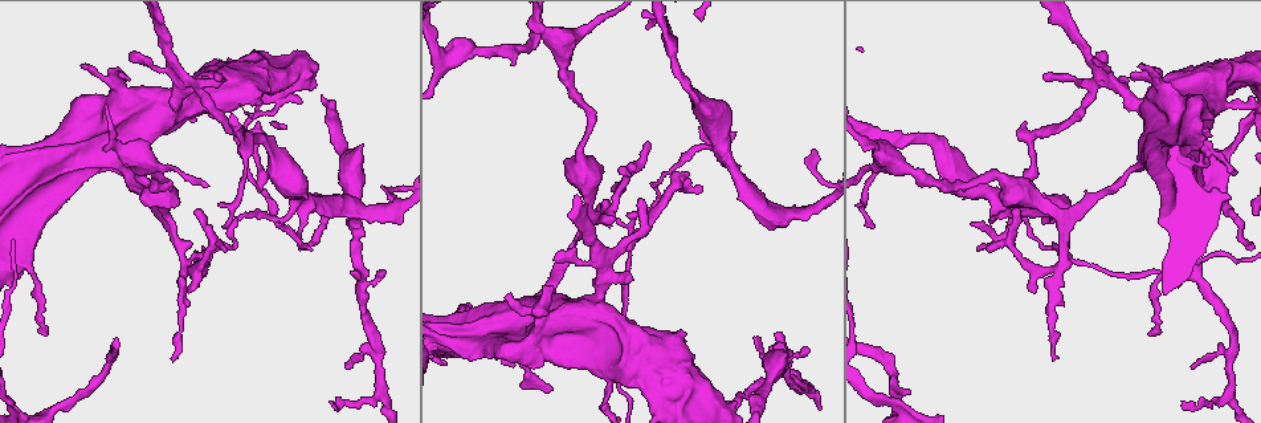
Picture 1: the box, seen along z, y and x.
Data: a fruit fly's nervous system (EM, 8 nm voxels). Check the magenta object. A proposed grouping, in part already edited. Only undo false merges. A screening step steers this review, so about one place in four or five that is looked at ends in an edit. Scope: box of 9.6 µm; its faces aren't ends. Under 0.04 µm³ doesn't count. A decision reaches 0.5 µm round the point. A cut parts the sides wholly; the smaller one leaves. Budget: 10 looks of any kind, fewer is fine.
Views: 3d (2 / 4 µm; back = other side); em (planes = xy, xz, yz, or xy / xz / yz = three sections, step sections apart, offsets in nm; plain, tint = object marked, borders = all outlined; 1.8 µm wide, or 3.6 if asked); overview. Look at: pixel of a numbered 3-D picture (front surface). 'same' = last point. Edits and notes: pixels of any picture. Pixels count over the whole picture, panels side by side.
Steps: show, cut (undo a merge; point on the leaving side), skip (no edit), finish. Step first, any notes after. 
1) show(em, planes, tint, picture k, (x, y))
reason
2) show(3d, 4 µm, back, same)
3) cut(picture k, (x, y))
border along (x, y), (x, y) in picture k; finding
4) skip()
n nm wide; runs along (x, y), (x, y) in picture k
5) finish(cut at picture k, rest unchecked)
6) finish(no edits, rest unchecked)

show(em, xz, step 16, tint, picture 1, (673, 189))
sharp bend

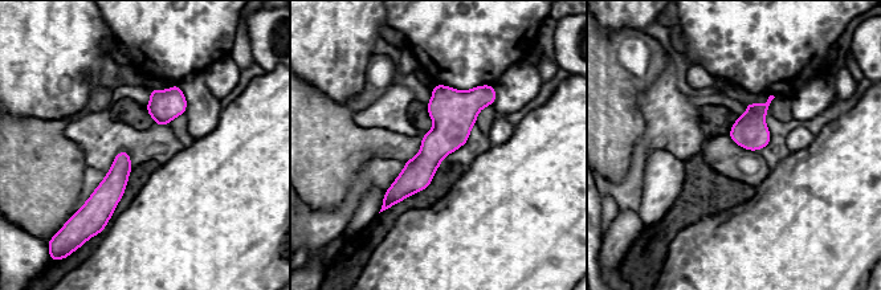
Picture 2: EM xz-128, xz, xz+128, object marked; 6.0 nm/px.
skip()
one cell here

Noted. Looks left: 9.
show(em, planes, tint, picture 1, (1112, 87))
three arms meet

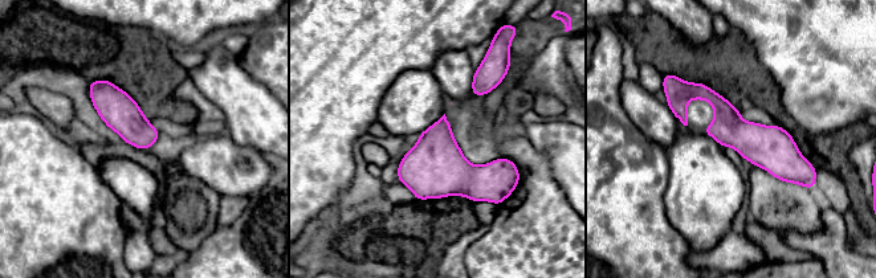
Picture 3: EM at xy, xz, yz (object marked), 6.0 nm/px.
skip()
runs along (669, 94), (707, 93), (809, 167) in picture 3; all the same cell

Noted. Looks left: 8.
show(em, 3.6 µm, planes, plain, picture 1, (511, 337))
calibre changes

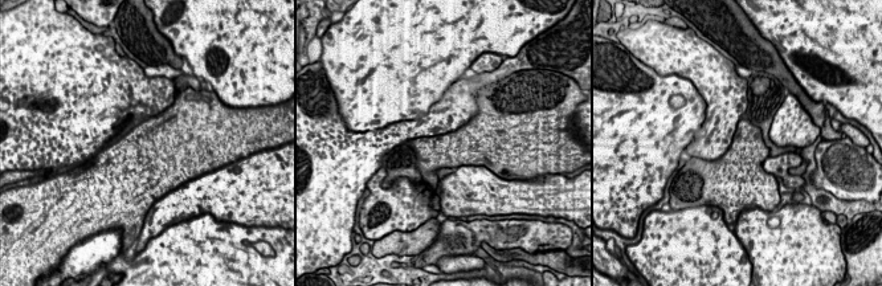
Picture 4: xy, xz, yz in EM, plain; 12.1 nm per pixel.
show(em, 3.6 µm, planes, tint, same)
where the object lies

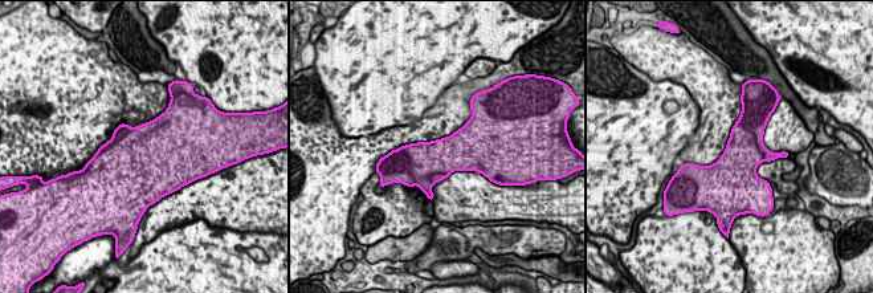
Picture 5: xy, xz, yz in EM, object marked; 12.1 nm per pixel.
cut(picture 5, (754, 119))
border along (737, 122), (754, 135), (763, 161) in picture 5; a second cell is stuck on

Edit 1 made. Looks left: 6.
show(overview)
redraw

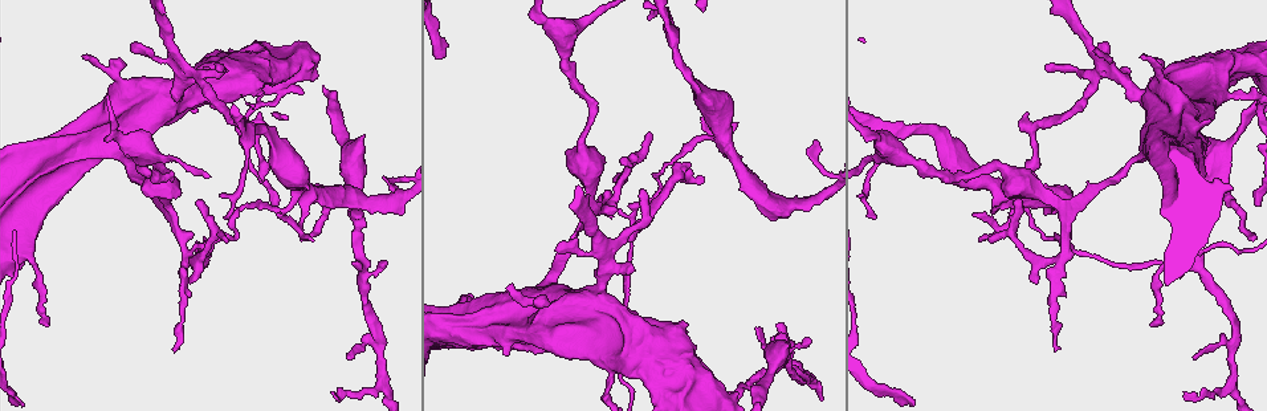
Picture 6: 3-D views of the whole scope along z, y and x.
show(em, 3.6 µm, yz, step 16, tint, picture 6, (298, 192))
a fork

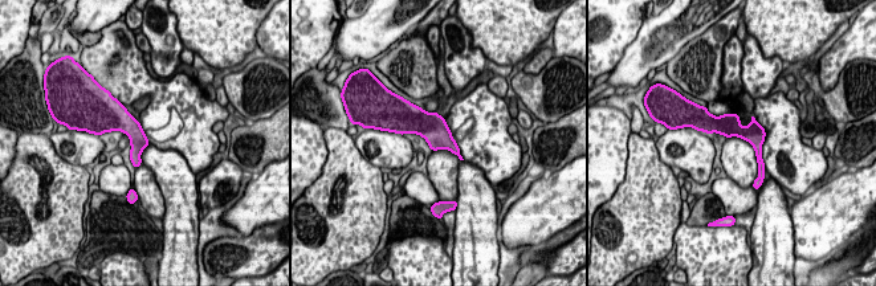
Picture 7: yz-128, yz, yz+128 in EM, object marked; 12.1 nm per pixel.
show(em, 3.6 µm, xz, step 8, tint, same)
another direction

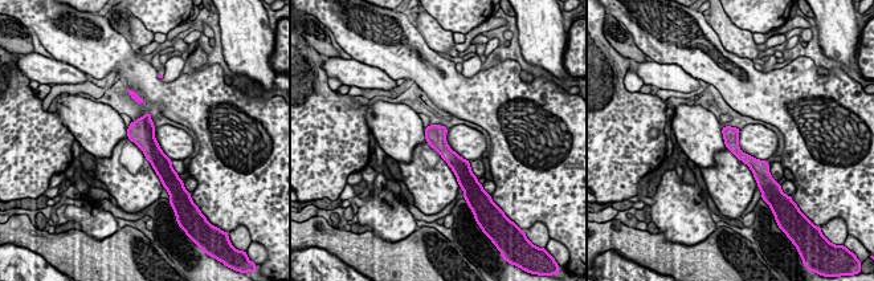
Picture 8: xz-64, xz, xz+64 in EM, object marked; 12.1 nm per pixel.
skip()
190 nm wide; runs along (725, 130), (732, 146), (756, 168) in picture 8; continuous, no second cell

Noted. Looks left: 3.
finish(cut at picture 5, rest unchecked)

